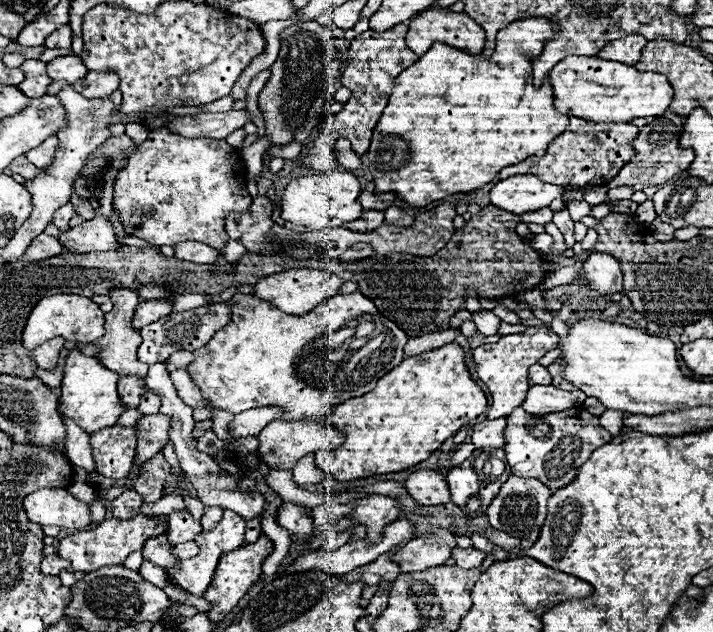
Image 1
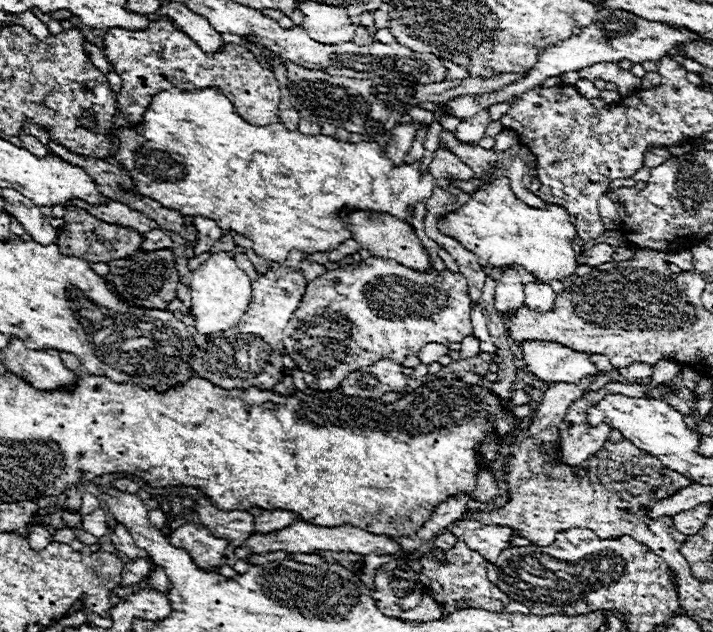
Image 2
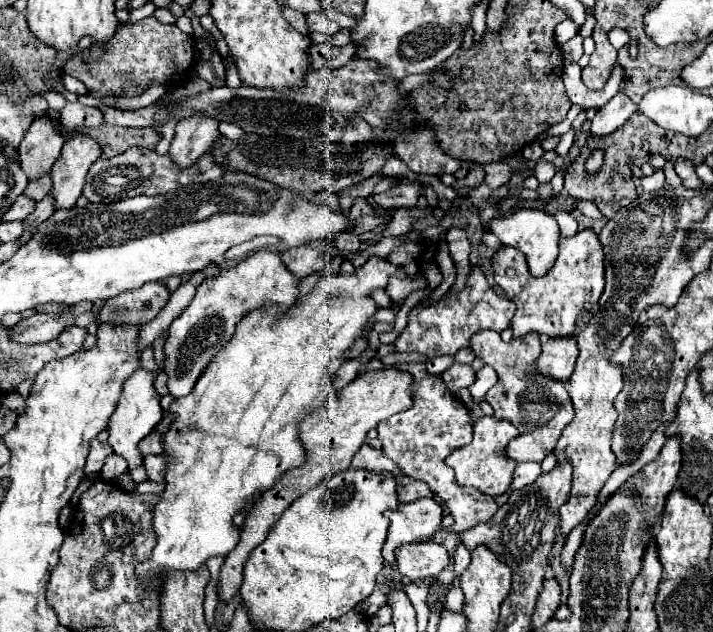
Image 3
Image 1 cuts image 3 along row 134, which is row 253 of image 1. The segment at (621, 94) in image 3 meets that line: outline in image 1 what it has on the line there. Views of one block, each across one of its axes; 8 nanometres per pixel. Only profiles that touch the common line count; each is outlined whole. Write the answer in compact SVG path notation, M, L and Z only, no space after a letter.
M592 252L588 260L582 264L580 282L602 296L622 292L620 262L610 254Z

